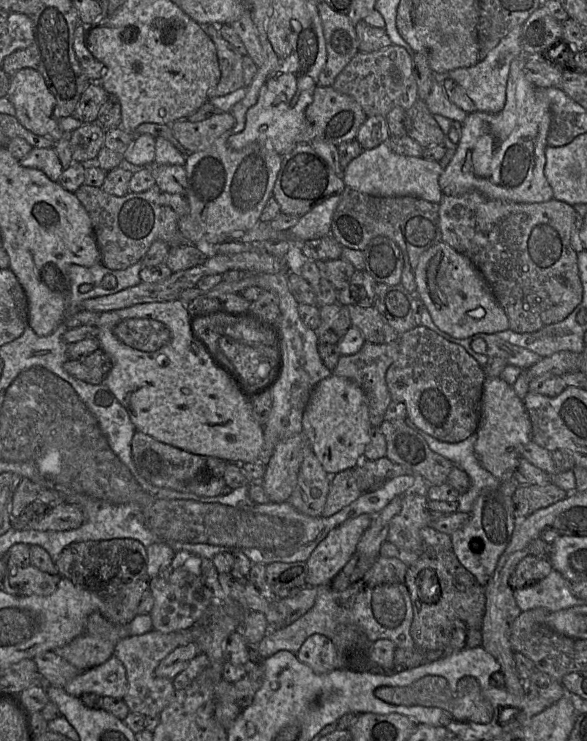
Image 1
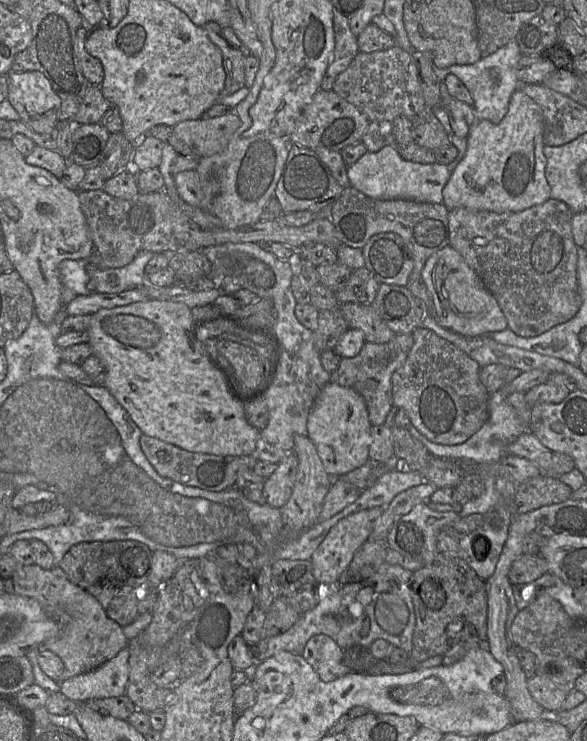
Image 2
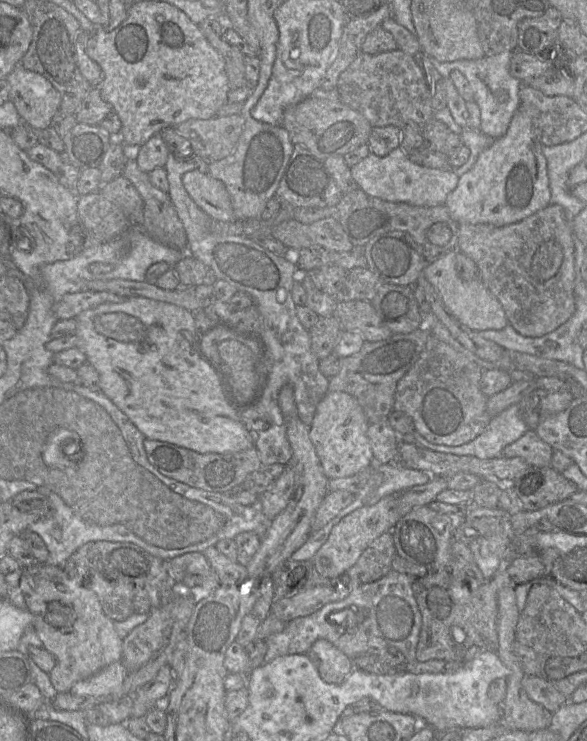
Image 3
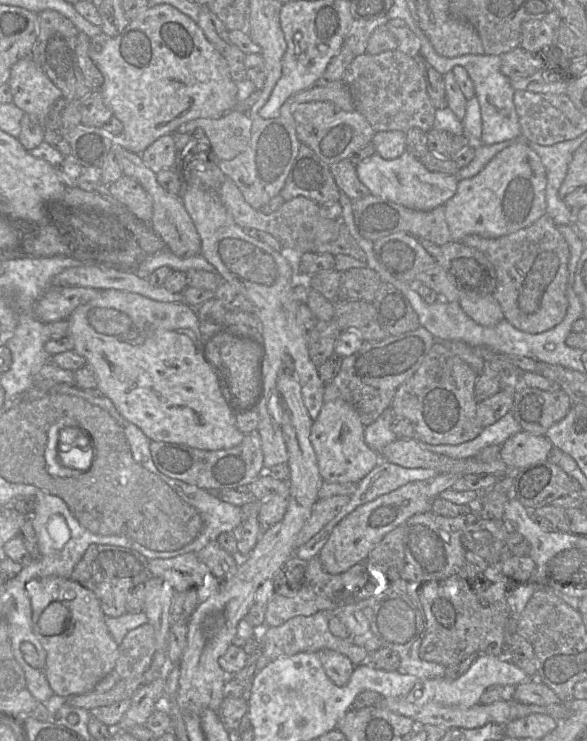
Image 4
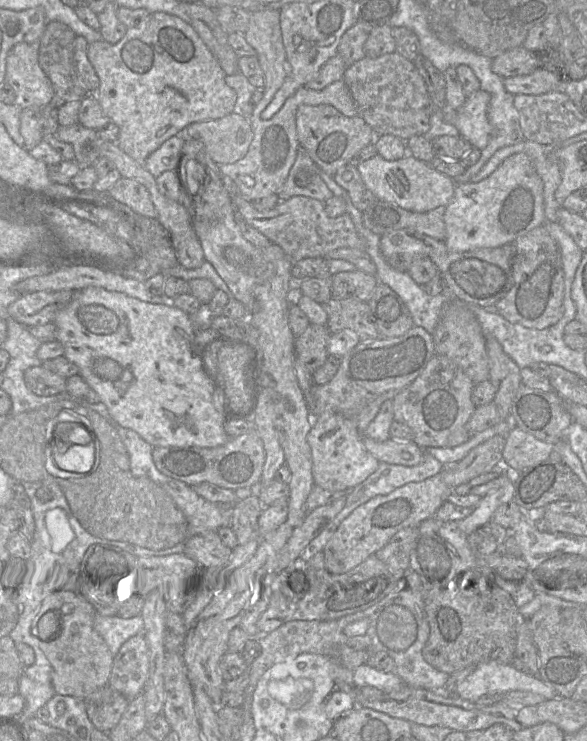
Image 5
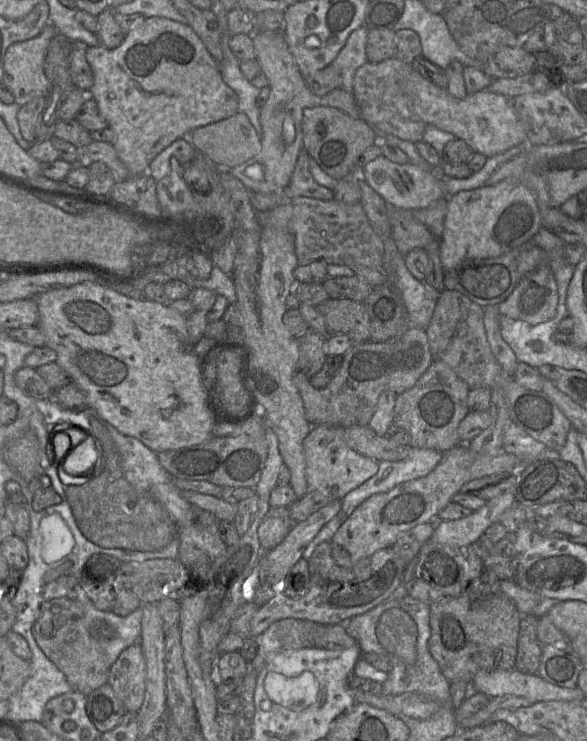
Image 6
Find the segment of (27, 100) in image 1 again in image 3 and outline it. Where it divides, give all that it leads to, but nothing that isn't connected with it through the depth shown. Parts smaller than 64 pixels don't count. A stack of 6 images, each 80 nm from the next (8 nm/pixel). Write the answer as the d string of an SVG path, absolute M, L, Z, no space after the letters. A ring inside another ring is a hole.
M16 66L6 78L10 84L9 100L15 105L22 122L34 130L44 130L52 126L52 118L61 104L61 95L43 75Z

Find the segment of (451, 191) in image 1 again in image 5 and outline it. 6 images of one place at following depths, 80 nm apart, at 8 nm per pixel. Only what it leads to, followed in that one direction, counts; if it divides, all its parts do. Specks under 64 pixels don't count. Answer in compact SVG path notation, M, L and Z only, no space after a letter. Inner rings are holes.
M515 153L487 178L456 185L444 214L444 242L451 252L497 248L514 242L545 221L543 181L530 157L525 153Z

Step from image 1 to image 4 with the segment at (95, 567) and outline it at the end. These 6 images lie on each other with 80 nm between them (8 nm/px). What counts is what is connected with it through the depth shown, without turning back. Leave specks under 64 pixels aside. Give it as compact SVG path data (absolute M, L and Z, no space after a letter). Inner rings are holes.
M91 544L75 566L71 579L96 595L106 617L117 618L126 613L126 601L131 591L138 585L145 586L151 576L149 559L140 552L110 544Z

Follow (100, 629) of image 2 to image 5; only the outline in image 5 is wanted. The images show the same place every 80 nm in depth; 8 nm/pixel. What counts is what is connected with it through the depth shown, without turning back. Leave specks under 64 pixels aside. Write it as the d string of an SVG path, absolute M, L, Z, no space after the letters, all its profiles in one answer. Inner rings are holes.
M51 589L44 598L31 624L31 633L39 638L39 647L51 666L51 682L56 694L86 698L109 683L114 655L94 628L97 615L89 597L76 589ZM48 611L60 613L60 635L44 640L39 635L38 623Z

